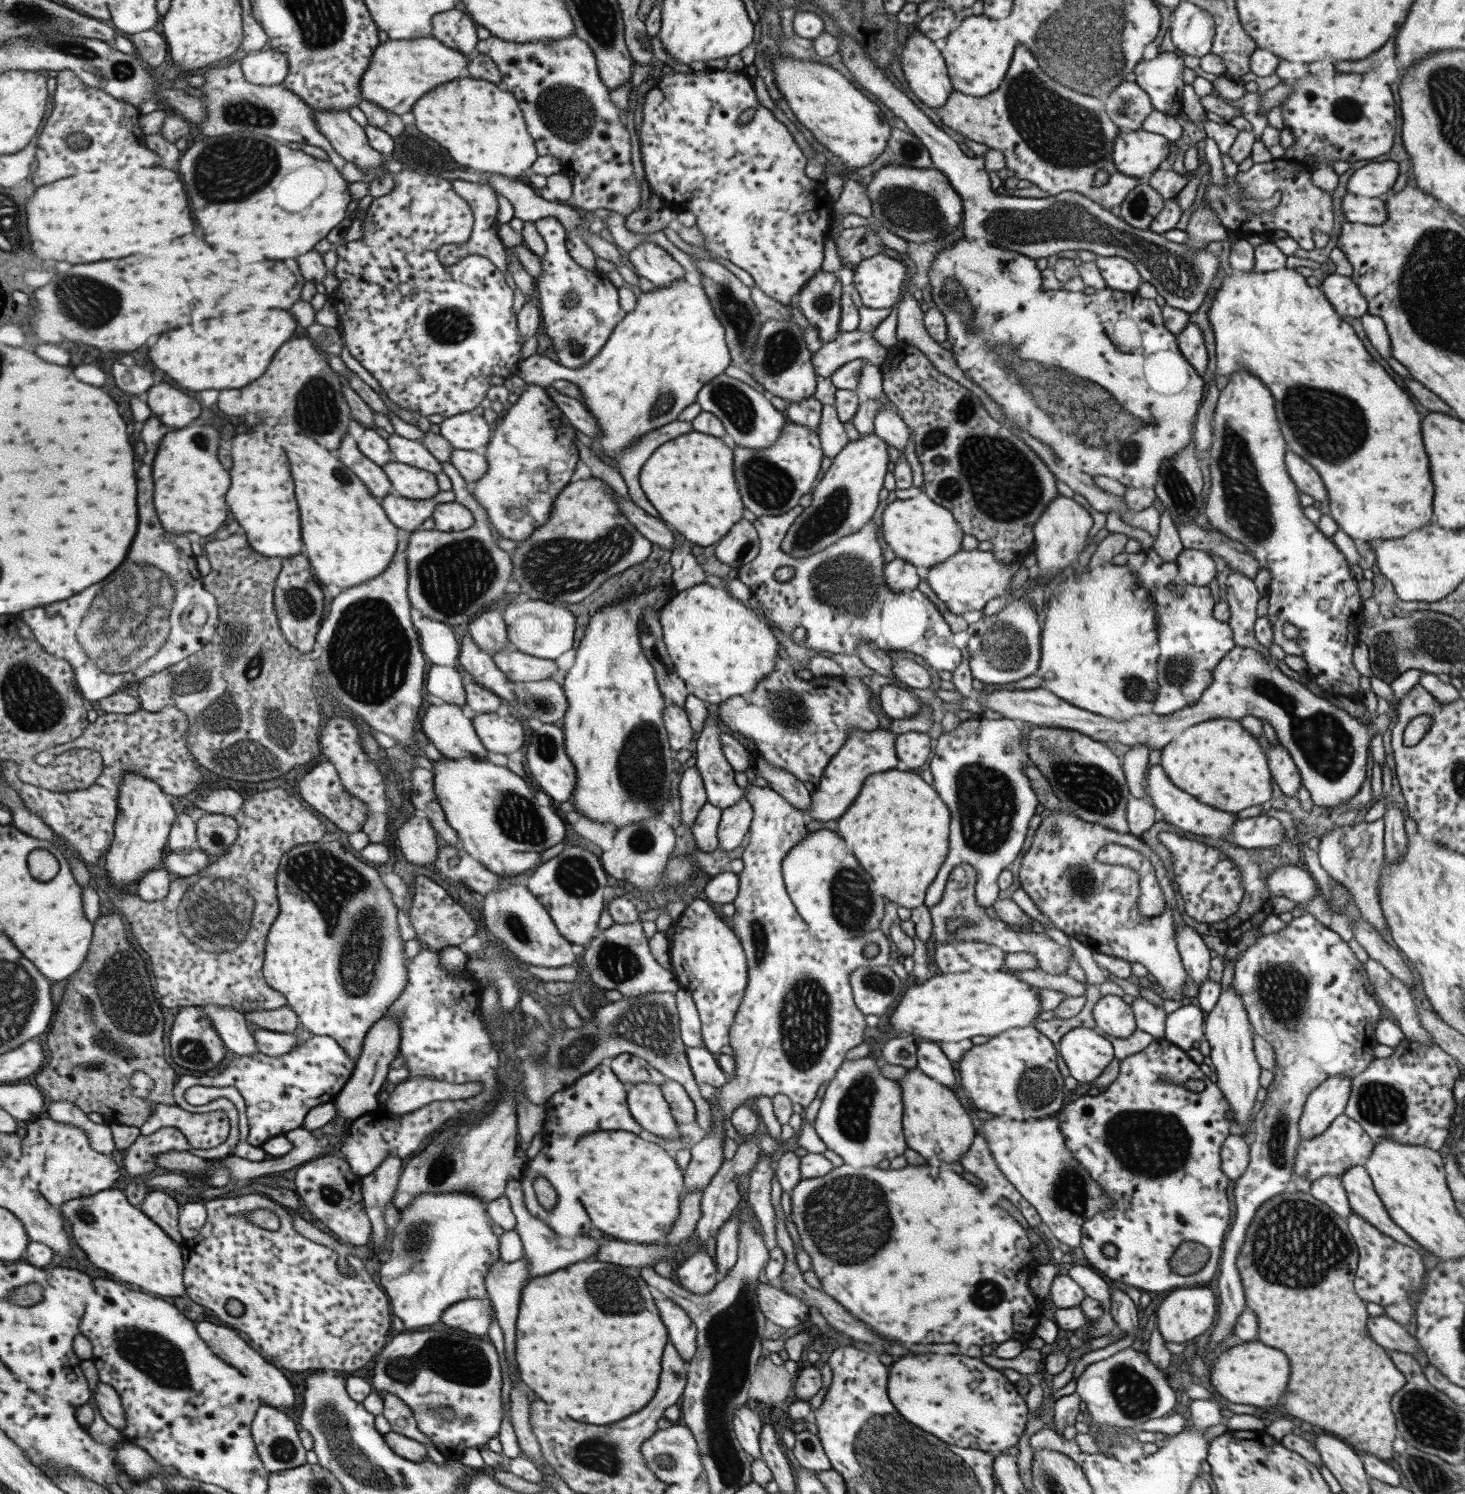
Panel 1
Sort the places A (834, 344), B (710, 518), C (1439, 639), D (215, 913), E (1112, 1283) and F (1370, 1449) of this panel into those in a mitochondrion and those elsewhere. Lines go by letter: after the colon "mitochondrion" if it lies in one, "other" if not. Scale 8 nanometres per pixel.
A: other
B: other
C: mitochondrion
D: mitochondrion
E: other
F: other

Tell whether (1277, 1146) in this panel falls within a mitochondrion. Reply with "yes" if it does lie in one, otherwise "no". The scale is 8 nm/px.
yes

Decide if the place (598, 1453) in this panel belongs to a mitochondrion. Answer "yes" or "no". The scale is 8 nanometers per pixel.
yes

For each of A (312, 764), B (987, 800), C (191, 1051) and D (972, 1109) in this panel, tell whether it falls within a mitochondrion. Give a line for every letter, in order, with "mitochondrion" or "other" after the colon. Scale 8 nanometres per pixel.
A: other
B: mitochondrion
C: mitochondrion
D: other

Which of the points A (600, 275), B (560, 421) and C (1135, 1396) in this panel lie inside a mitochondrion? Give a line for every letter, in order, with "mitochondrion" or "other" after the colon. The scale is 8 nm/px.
A: other
B: other
C: mitochondrion

